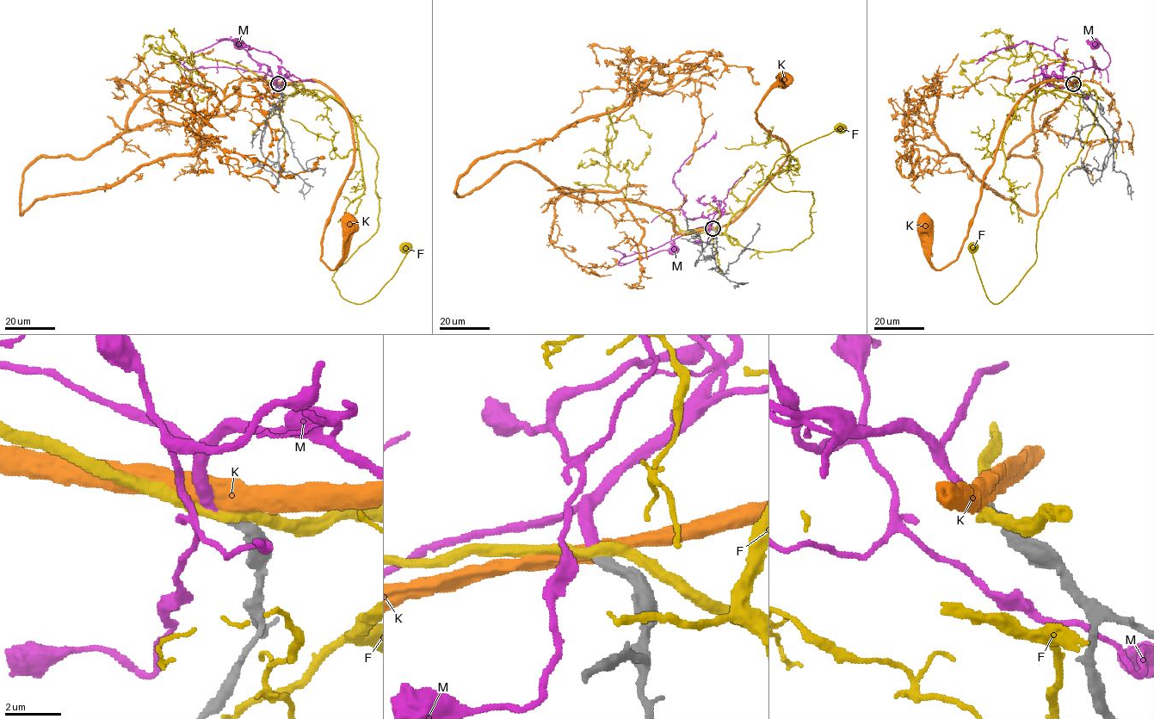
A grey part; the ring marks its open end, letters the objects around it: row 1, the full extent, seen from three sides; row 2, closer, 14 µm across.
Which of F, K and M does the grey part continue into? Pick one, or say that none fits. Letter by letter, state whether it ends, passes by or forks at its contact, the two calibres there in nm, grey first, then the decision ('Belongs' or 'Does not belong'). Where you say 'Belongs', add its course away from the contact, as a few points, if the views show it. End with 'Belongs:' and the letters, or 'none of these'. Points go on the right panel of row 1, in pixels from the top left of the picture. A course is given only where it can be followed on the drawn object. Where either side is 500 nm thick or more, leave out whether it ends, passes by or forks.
F: It passes by. Thickness 400 nm (grey) against 360 nm. Does not belong
K: Thickness 400 nm (grey) against 500 nm. Does not belong
M: It ends there. Thickness 400 nm (grey) against 340 nm. Belongs. Its course: (1073, 84), (1070, 77), (1074, 71), (1093, 67), (1104, 69), (1108, 65), (1107, 53), (1097, 43)
Belongs: M

